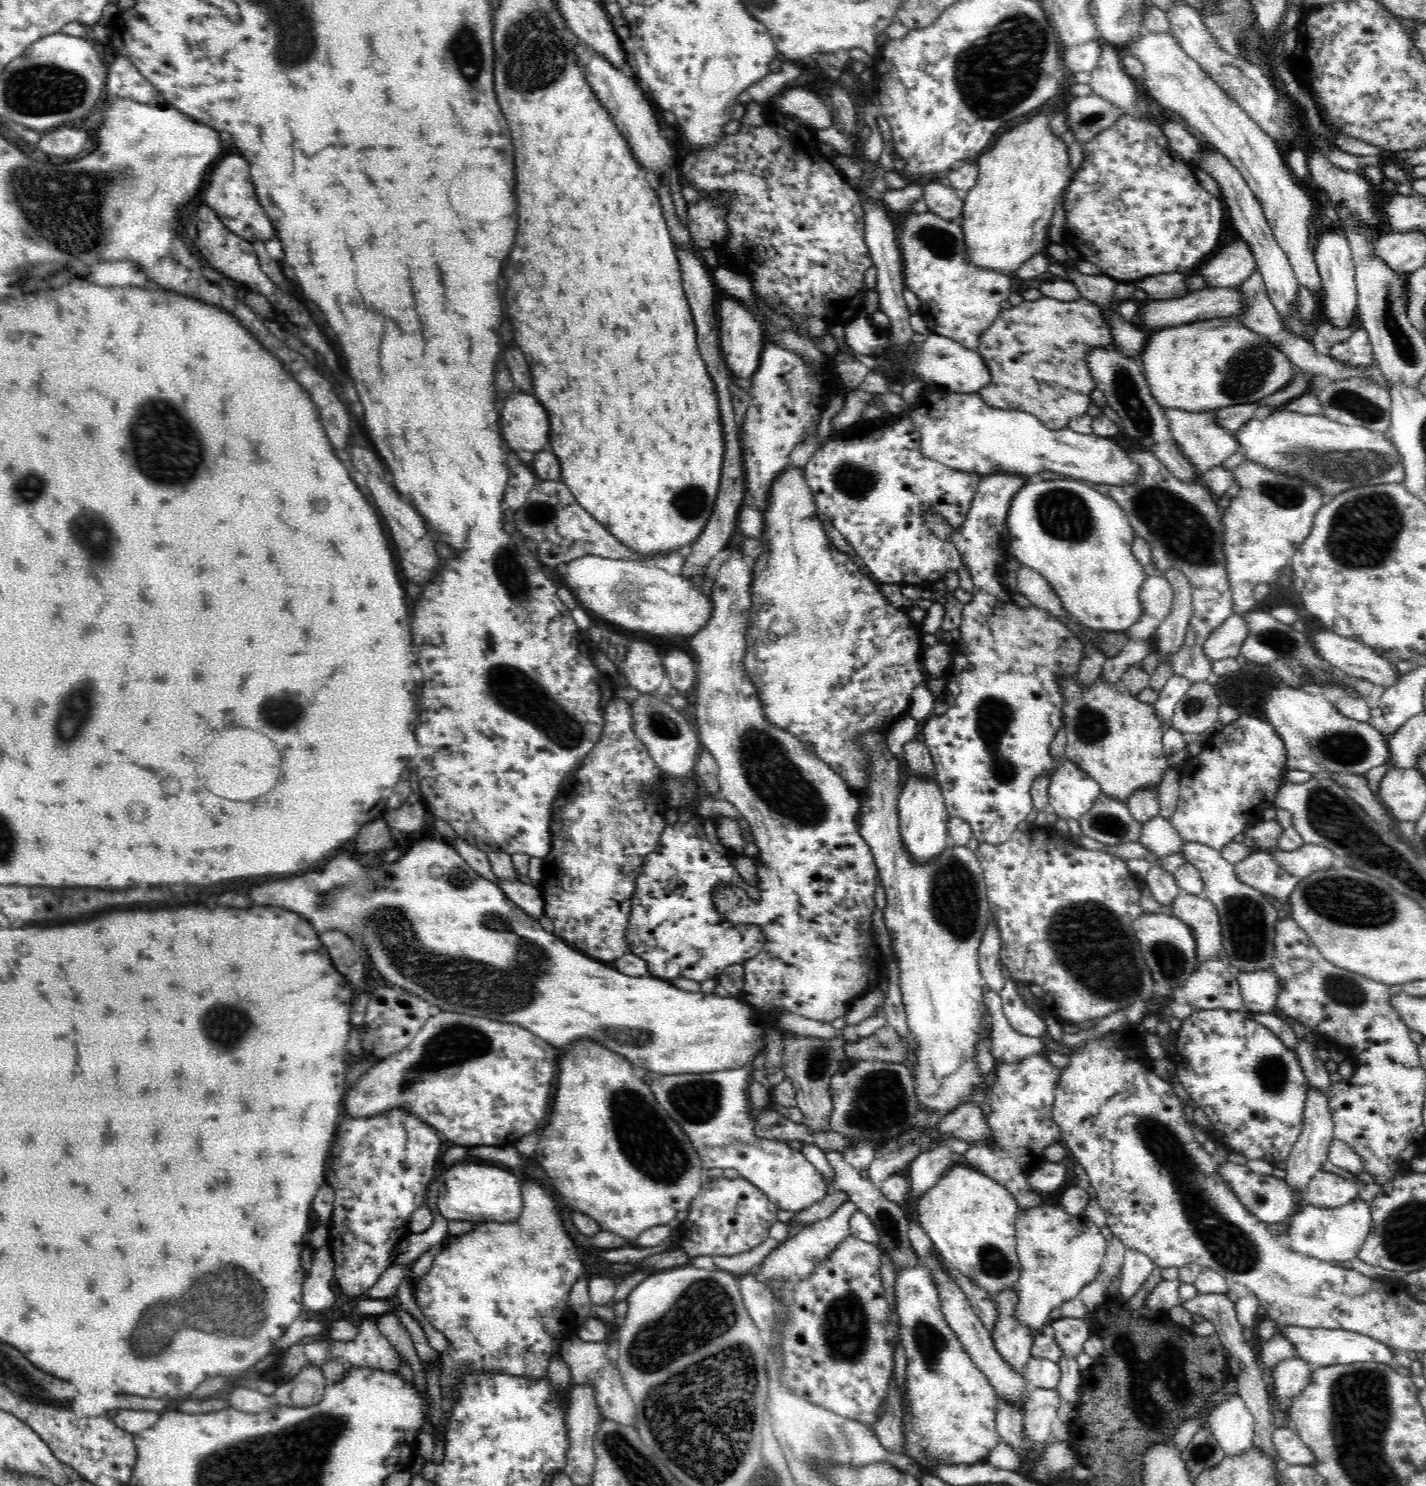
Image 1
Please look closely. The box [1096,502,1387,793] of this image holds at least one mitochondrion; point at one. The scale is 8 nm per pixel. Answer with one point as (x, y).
(1343, 746)

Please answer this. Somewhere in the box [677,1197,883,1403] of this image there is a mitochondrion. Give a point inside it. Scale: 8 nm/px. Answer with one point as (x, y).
(846, 1331)

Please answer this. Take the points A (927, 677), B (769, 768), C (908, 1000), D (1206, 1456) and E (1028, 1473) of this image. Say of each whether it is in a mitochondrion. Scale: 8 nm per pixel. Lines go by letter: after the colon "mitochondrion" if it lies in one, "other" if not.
A: other
B: mitochondrion
C: other
D: mitochondrion
E: other

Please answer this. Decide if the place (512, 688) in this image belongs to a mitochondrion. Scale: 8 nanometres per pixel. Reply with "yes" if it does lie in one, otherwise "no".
yes

